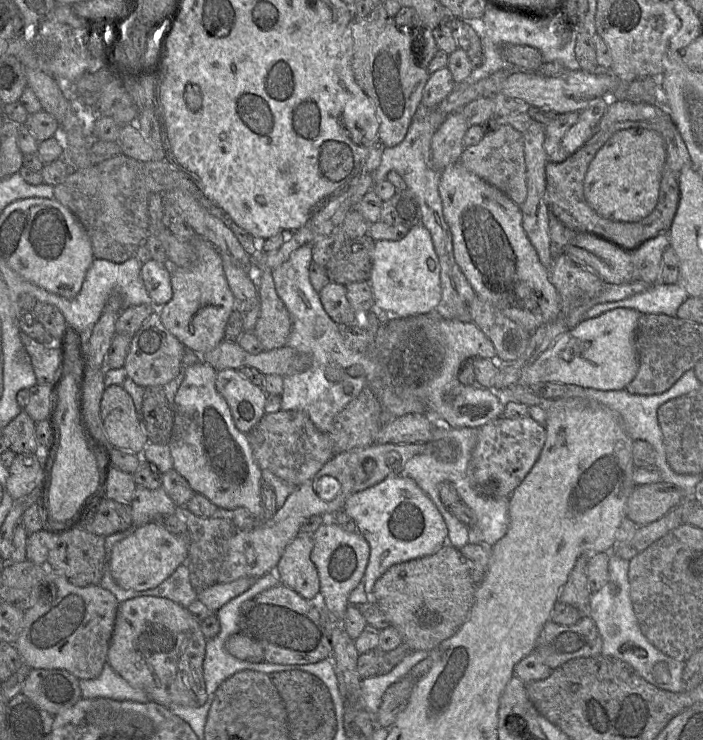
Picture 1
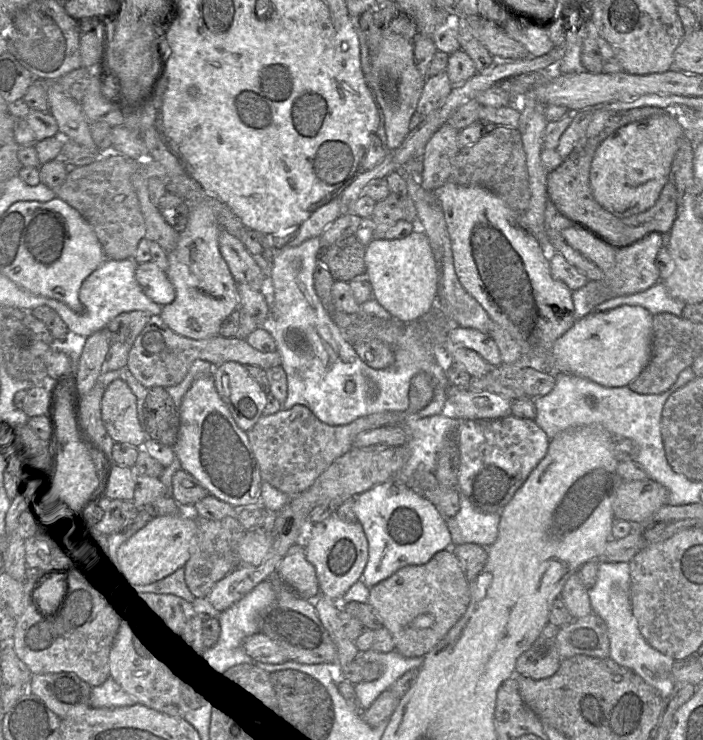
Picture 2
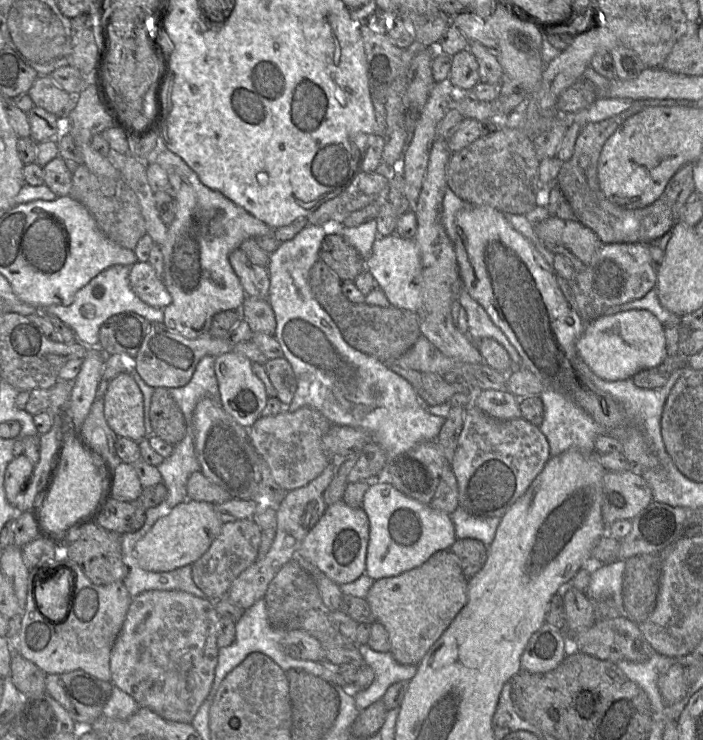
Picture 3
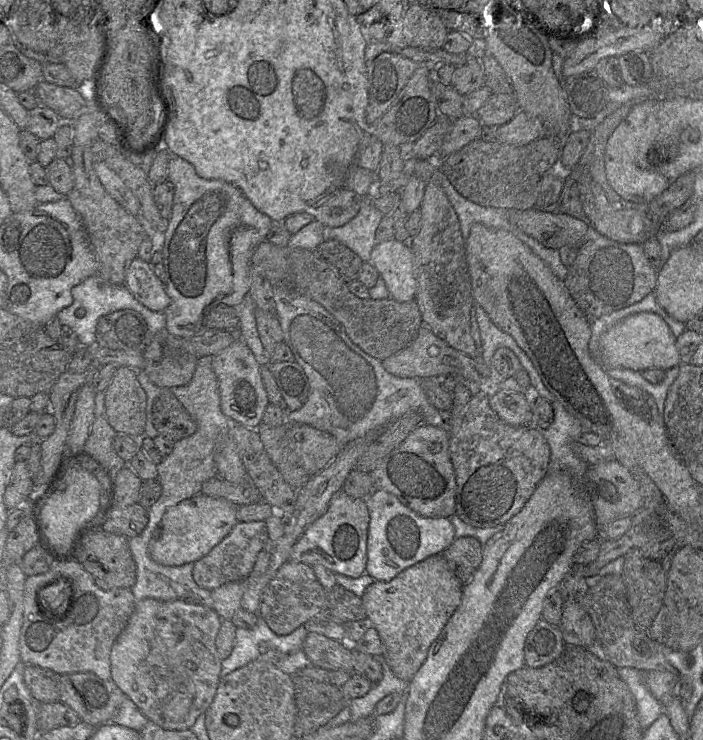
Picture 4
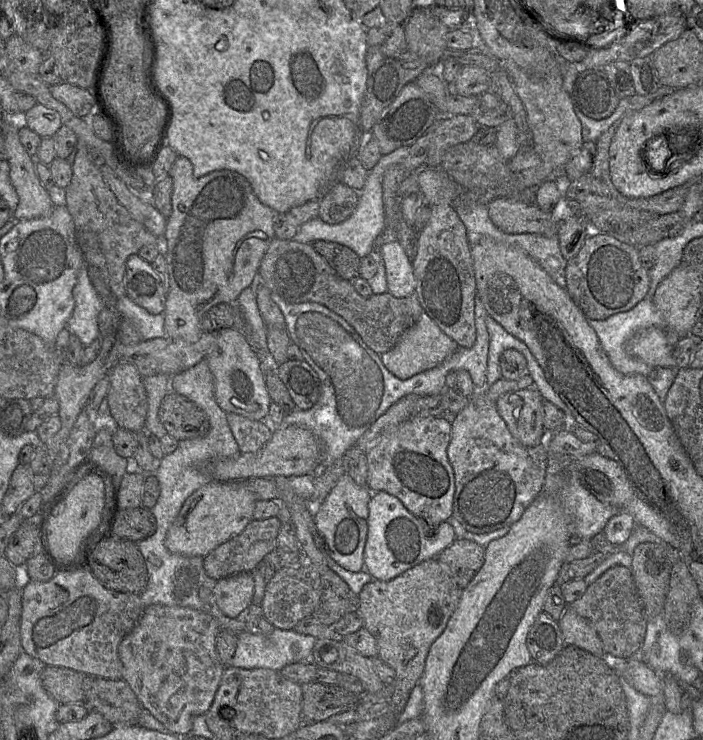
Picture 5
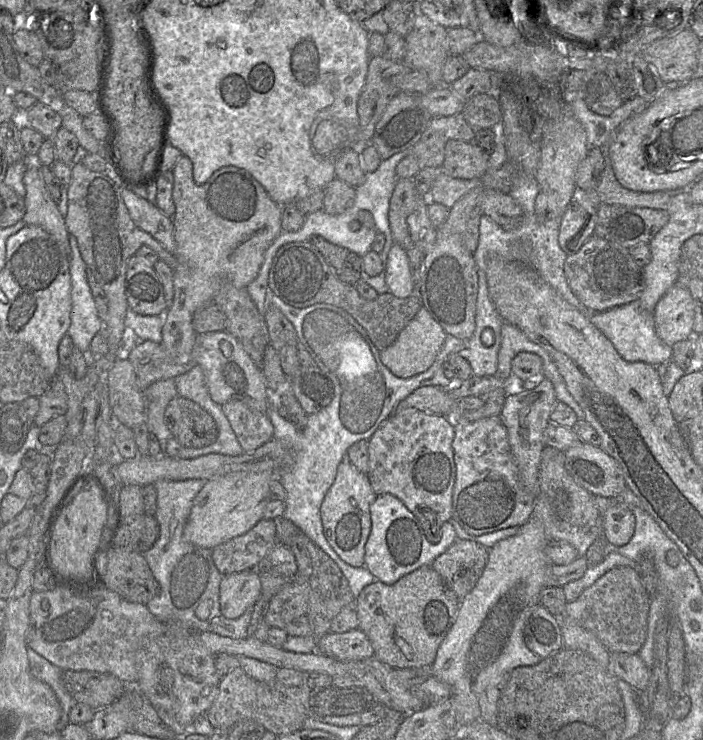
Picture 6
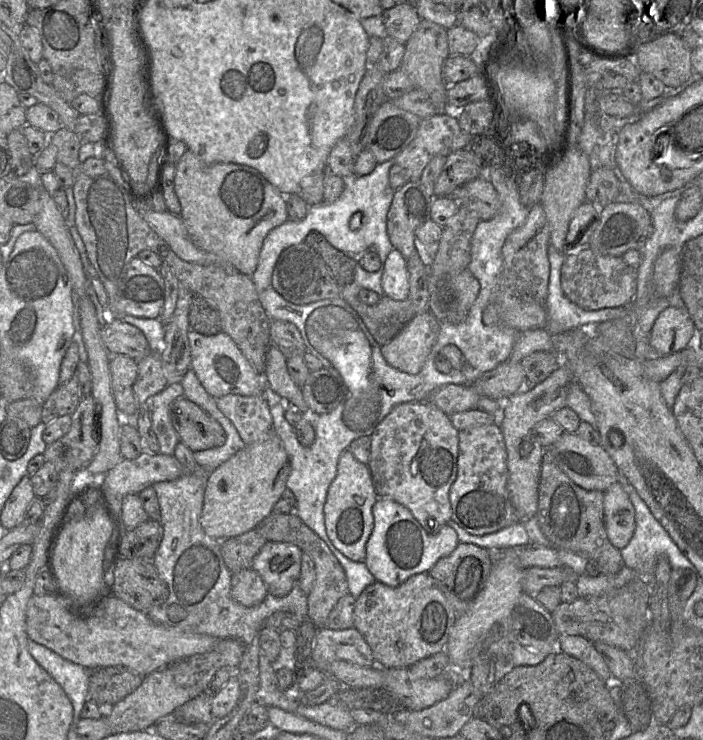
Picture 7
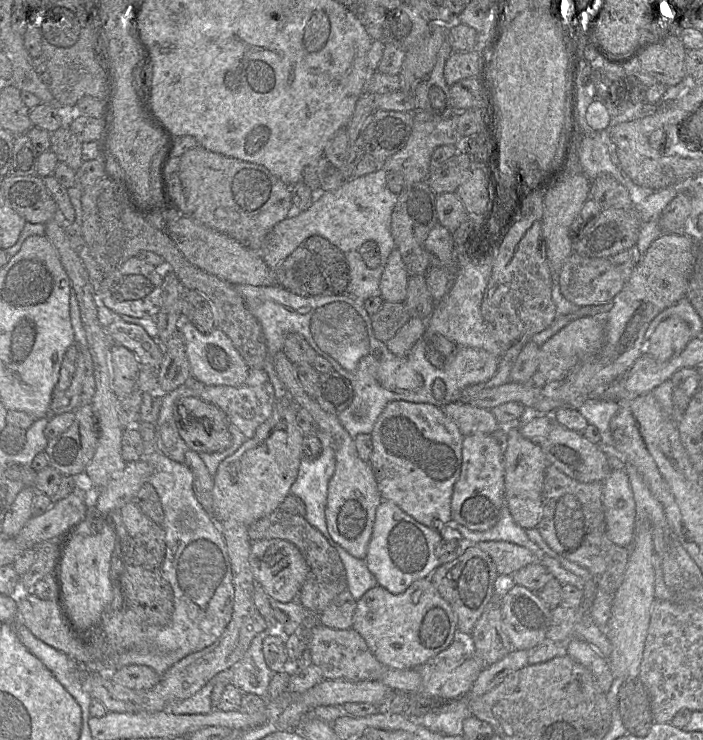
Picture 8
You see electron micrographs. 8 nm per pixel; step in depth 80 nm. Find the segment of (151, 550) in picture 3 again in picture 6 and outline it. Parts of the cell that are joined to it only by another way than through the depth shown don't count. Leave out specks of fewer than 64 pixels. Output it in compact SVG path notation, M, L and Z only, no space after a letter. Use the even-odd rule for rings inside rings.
M275 471L234 472L222 477L208 480L196 495L184 527L184 538L200 548L213 549L234 537L249 531L258 521L263 519L263 512L270 499L270 483L279 479Z

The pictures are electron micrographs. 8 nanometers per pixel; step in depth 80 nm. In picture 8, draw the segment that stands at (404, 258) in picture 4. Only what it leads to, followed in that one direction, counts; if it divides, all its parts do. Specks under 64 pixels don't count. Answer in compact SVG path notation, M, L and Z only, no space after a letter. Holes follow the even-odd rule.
M394 248L387 260L380 278L383 301L404 302L407 295L409 273L398 248Z

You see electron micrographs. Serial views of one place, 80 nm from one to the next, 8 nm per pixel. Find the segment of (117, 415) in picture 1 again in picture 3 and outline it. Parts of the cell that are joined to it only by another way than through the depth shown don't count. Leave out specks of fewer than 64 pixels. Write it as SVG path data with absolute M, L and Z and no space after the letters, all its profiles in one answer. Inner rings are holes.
M123 371L108 382L104 416L117 437L139 442L145 437L144 397L133 379Z

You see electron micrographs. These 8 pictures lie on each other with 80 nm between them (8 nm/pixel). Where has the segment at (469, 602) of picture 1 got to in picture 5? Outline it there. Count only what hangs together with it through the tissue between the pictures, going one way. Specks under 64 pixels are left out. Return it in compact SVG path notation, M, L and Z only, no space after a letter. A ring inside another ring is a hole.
M437 558L428 559L425 561L420 562L419 564L415 565L414 567L406 570L405 572L401 573L400 575L396 576L395 578L389 581L380 581L380 580L373 580L367 584L365 584L358 594L358 609L357 612L360 614L363 620L363 627L366 628L372 636L375 638L377 644L377 656L387 665L389 665L395 671L395 681L391 684L391 695L390 695L390 709L385 714L386 717L393 717L394 724L396 722L397 717L400 713L404 710L412 689L414 686L419 682L419 679L423 673L425 660L429 649L432 643L438 638L438 636L443 632L445 629L447 622L449 621L452 613L456 609L458 602L461 598L462 590L453 582L452 578L450 577L448 571L440 564Z

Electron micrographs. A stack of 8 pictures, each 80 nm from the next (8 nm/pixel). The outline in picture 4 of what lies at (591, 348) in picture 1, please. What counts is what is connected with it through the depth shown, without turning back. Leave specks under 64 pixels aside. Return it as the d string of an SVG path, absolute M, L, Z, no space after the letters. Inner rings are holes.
M639 312L619 321L603 333L598 360L605 368L628 368L642 372L647 369L667 370L680 366L676 337L664 320L652 312Z

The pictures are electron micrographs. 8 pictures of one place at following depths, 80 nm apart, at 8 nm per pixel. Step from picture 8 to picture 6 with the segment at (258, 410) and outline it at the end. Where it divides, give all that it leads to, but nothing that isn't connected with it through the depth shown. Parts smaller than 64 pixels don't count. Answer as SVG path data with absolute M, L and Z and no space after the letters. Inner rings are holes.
M242 401L221 405L244 452L251 452L273 438L273 424L267 413L251 409Z

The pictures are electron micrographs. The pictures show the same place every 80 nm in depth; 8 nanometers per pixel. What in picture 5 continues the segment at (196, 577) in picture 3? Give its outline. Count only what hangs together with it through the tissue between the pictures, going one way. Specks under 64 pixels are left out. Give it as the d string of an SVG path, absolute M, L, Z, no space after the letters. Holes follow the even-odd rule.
M271 517L262 520L252 520L238 535L224 542L203 559L207 575L218 581L238 573L252 572L265 557L276 550L277 536L282 523L279 518Z

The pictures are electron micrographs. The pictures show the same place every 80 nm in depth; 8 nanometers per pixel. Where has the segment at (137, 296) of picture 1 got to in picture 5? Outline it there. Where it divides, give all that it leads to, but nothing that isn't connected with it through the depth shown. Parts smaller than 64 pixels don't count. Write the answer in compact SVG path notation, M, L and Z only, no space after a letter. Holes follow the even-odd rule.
M88 266L79 271L73 297L74 309L65 328L76 335L83 346L87 346L100 337L98 315L104 306L90 281ZM127 295L116 300L114 307L123 317L134 325L142 340L166 336L164 329L164 313L151 314L134 303Z

